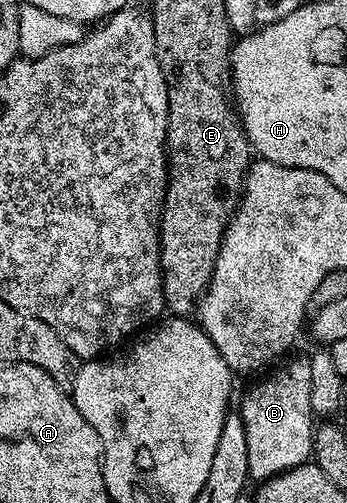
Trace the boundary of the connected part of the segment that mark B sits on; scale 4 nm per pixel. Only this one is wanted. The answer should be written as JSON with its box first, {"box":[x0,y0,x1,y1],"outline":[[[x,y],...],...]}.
{"box":[239,355,315,481],"outline":[[[304,355],[281,367],[276,366],[275,371],[246,393],[241,403],[239,414],[245,425],[252,480],[266,481],[289,468],[299,467],[308,462],[314,452],[315,414],[311,405],[310,363],[310,358]]]}

